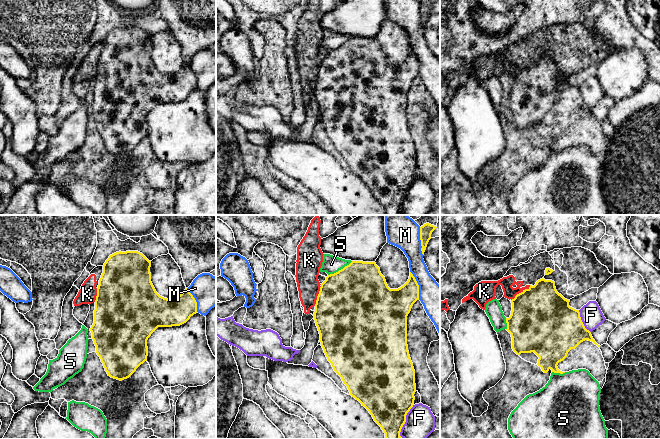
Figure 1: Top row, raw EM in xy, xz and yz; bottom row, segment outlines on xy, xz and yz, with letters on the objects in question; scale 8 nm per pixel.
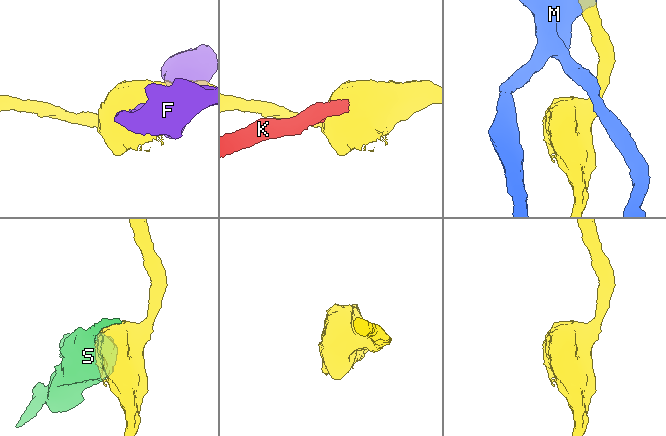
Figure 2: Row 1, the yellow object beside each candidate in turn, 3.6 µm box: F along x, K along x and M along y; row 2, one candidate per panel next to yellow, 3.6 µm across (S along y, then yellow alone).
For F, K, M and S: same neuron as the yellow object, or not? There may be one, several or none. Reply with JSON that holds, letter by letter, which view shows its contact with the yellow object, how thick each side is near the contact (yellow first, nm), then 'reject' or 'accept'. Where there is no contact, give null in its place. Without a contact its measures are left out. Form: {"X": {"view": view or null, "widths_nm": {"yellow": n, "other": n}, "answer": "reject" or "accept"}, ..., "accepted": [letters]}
{"F": {"view": "xz", "widths_nm": {"yellow": 400, "other": 240}, "answer": "reject"}, "K": {"view": "yz", "widths_nm": {"yellow": 480, "other": 100}, "answer": "reject"}, "M": {"view": "xz", "widths_nm": {"yellow": 260, "other": 260}, "answer": "reject"}, "S": {"view": "xz", "widths_nm": {"yellow": 500, "other": 140}, "answer": "reject"}, "accepted": []}

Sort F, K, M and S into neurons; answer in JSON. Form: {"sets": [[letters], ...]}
{"sets": [["F"], ["K"], ["M"], ["S"]]}

